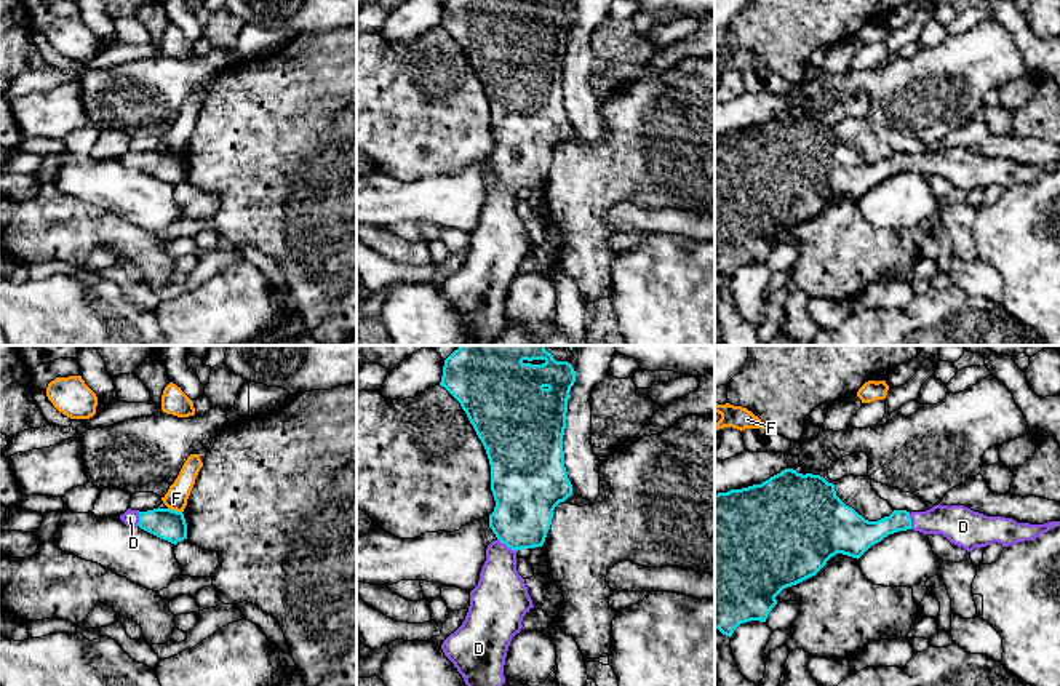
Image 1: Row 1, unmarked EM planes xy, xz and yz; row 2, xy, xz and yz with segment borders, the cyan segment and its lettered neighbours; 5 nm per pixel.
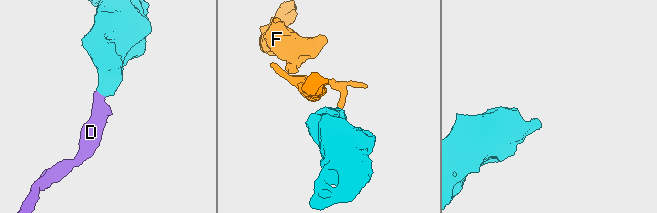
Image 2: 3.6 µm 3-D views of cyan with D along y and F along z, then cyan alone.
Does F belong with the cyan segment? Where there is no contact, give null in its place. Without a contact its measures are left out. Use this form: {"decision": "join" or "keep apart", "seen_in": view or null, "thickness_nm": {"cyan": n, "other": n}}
{"decision": "keep apart", "seen_in": "xy", "thickness_nm": {"cyan": 160, "other": 110}}

